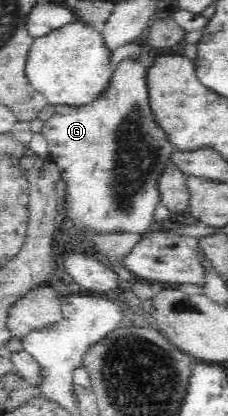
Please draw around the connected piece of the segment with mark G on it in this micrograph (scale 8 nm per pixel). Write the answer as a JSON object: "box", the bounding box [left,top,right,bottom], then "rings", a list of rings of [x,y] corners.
{"box":[42,60,175,238],"rings":[[[124,60],[120,62],[112,76],[111,88],[100,96],[100,99],[88,104],[86,106],[64,106],[56,105],[55,112],[52,114],[50,120],[44,122],[44,128],[42,128],[42,135],[46,138],[49,154],[52,160],[58,165],[59,178],[64,180],[66,184],[66,198],[64,198],[64,214],[67,220],[72,222],[70,226],[70,232],[74,236],[84,236],[86,238],[86,230],[92,230],[94,234],[120,234],[121,232],[128,232],[128,234],[140,234],[142,237],[147,233],[150,233],[153,229],[159,227],[159,224],[154,220],[154,210],[156,206],[161,202],[160,191],[158,191],[158,182],[160,182],[160,176],[164,174],[167,164],[170,161],[170,156],[175,147],[172,141],[169,140],[168,134],[165,129],[158,124],[156,116],[152,113],[150,108],[151,102],[149,101],[149,89],[147,84],[147,73],[143,62]]]}

